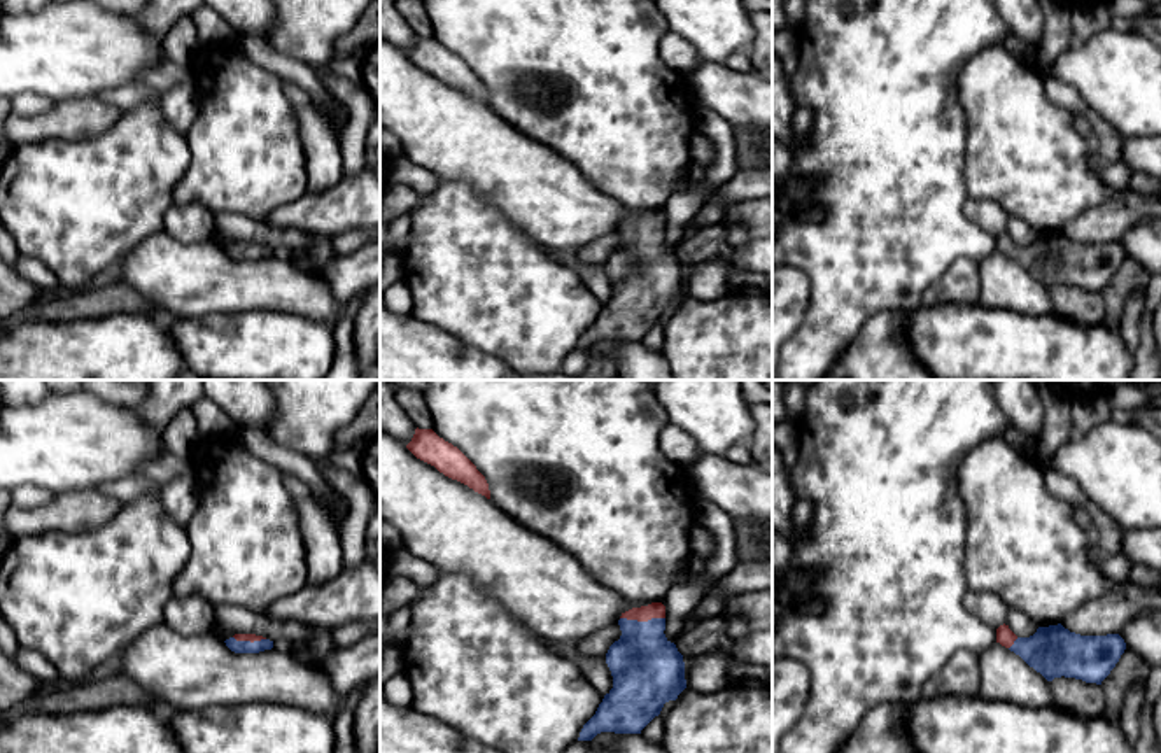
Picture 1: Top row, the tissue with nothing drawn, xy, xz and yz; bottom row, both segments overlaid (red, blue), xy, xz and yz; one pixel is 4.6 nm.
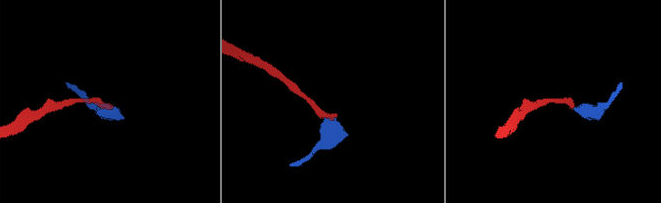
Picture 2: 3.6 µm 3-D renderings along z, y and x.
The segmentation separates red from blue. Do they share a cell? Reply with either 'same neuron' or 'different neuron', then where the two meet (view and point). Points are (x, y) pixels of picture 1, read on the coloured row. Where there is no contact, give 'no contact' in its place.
same neuron | xz (643, 620)

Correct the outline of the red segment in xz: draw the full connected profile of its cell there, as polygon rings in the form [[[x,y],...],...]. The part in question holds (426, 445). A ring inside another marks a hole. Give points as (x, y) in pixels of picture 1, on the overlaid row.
[[[417,427],[406,448],[417,459],[434,466],[445,476],[457,480],[490,499],[485,476],[457,447],[440,438],[433,429]]]

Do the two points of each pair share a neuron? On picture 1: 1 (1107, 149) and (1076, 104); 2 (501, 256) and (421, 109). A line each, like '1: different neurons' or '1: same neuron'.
1: same neuron
2: different neurons

